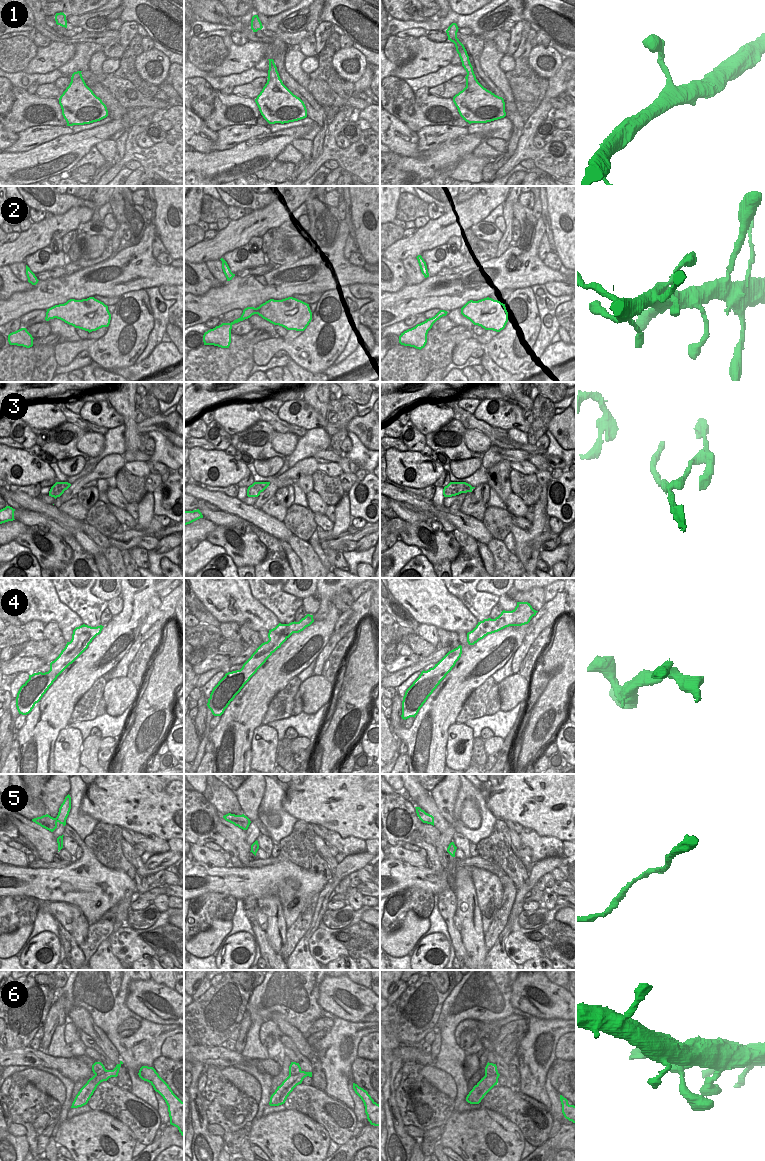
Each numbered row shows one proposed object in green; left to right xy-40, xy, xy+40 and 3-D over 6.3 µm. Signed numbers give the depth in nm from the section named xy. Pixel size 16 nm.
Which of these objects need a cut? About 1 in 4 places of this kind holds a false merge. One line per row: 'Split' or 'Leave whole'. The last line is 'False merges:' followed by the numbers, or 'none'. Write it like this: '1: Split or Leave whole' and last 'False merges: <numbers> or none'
1: Leave whole
2: Leave whole
3: Split
4: Leave whole
5: Split
6: Leave whole
False merges: 3, 5

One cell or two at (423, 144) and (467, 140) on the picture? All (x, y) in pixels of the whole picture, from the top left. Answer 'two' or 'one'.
two

